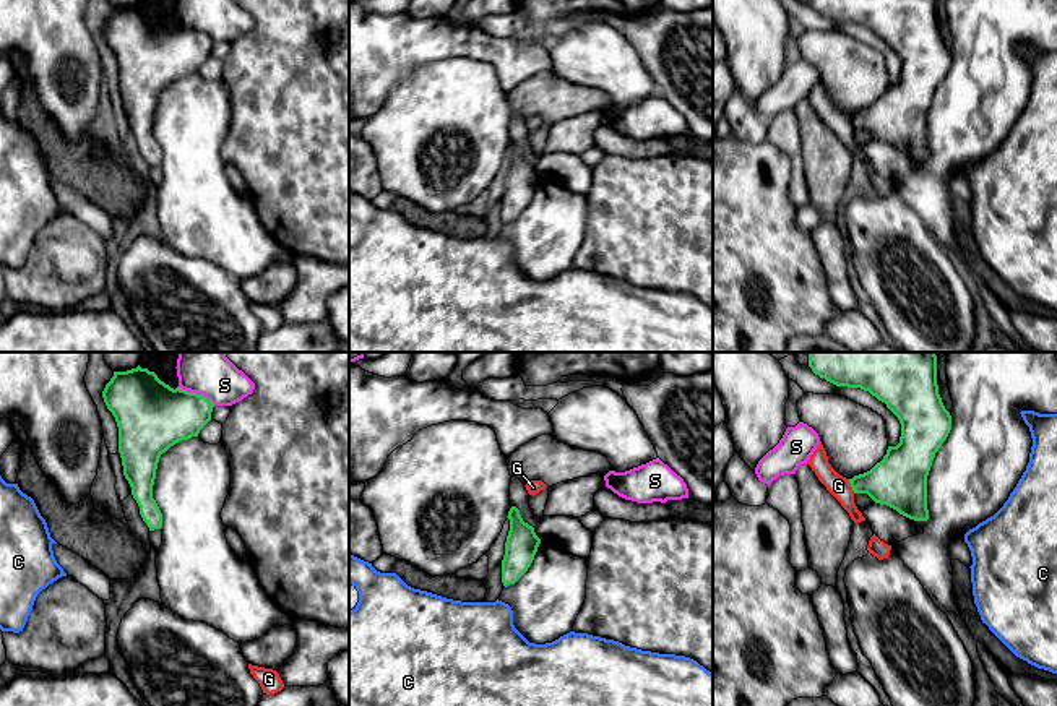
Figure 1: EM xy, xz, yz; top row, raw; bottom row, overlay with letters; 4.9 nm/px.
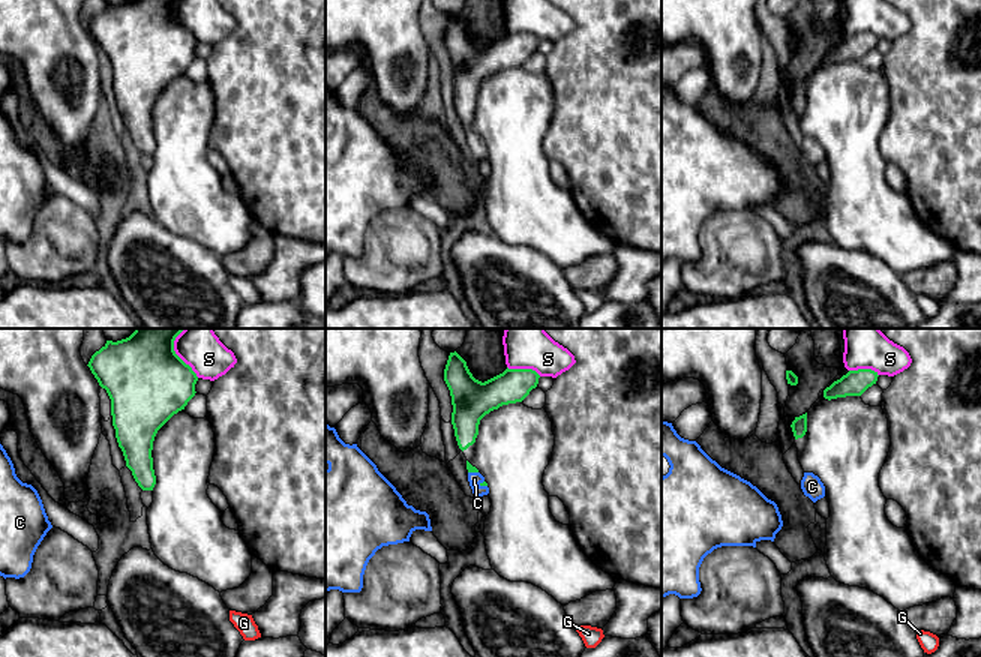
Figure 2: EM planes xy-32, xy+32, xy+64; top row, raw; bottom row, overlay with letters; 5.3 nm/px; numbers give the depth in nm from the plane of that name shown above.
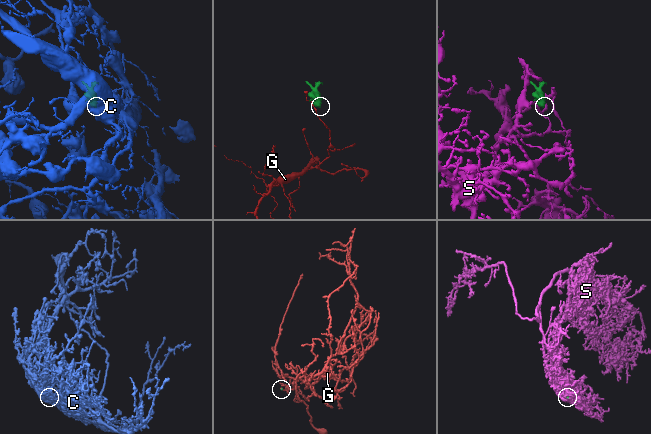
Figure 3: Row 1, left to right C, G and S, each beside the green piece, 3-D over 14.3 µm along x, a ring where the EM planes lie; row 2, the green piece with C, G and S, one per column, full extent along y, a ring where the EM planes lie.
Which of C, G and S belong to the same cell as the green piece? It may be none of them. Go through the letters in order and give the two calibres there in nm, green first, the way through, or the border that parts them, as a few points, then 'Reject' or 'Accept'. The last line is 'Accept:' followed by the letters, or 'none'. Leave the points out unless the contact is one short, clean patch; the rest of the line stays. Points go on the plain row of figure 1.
C: Thickness 160 nm (green) against 20 nm. Path across: xz (522, 180), (507, 219), (507, 221). Accept
G: Thickness 280 nm (green) against 110 nm. Reject
S: Thickness 340 nm (green) against 200 nm. Reject
Accept: C

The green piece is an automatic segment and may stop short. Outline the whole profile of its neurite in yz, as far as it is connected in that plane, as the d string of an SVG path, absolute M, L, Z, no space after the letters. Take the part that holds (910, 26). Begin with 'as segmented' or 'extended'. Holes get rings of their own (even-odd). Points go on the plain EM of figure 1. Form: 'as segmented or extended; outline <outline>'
as segmented; outline M809 0L820 15L848 24L869 28L898 54L901 73L896 83L870 107L854 112L849 120L854 130L867 130L875 140L887 141L900 151L927 157L927 112L935 89L951 67L951 52L938 31L937 0Z

